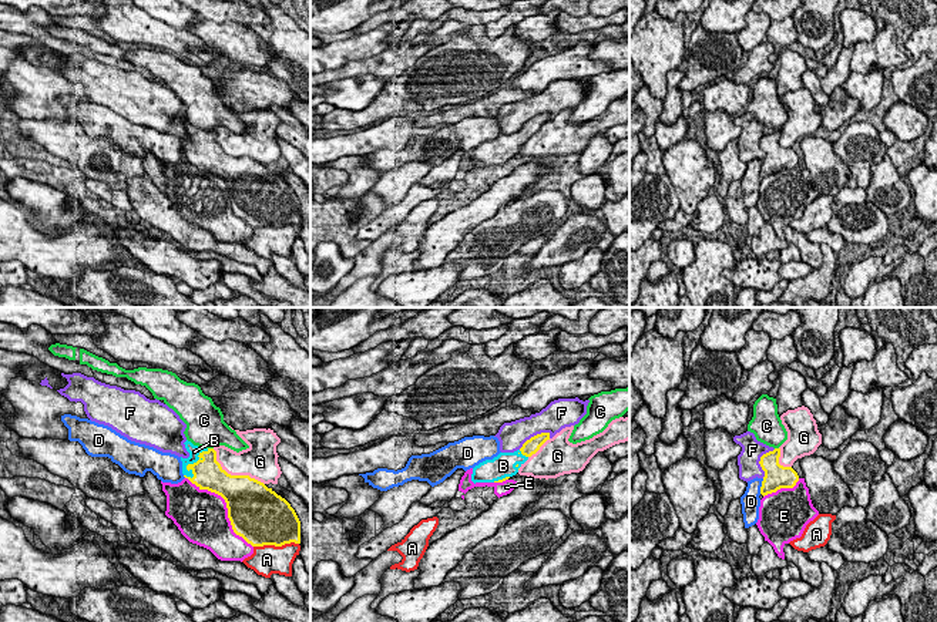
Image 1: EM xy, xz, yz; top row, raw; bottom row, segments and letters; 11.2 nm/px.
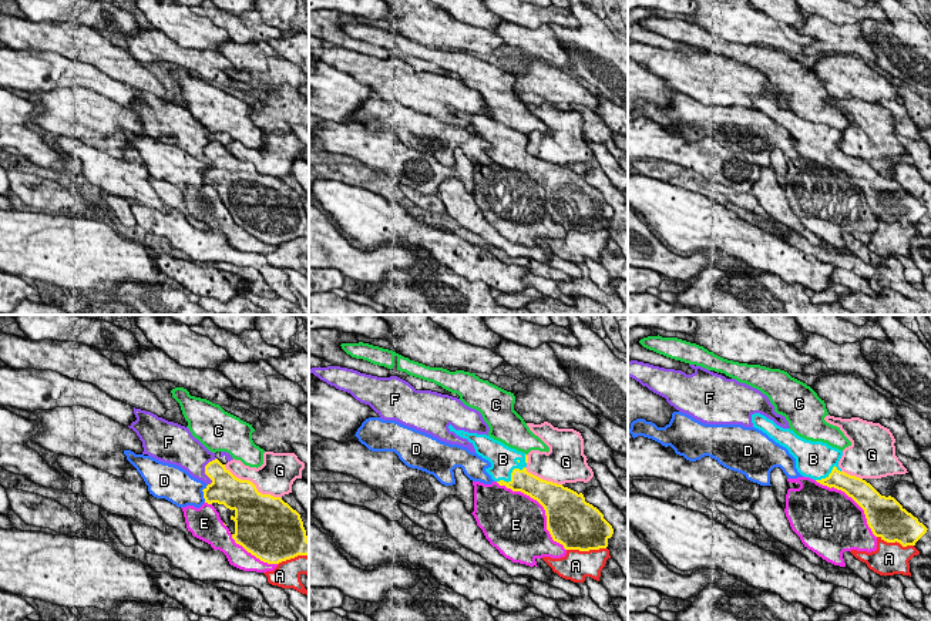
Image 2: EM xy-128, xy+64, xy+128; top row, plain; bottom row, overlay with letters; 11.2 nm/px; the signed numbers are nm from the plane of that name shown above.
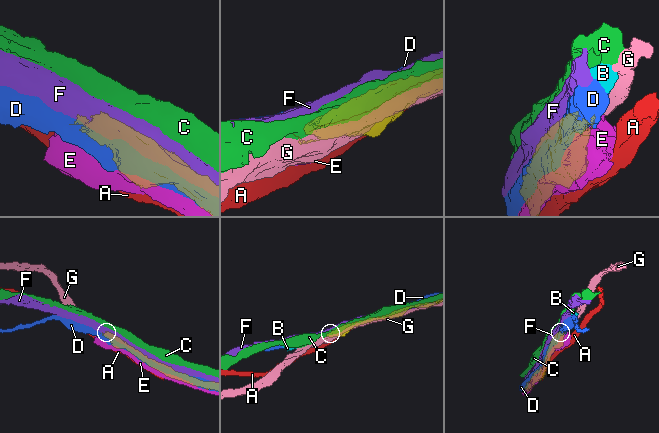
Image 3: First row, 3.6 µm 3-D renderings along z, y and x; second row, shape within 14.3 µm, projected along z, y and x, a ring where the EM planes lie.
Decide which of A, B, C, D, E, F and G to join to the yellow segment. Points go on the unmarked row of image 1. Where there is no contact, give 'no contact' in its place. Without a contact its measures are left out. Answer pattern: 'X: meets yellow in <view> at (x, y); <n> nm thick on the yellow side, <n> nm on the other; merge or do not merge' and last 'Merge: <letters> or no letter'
A: meets yellow in xy at (275, 227); 480 nm thick on the yellow side, 340 nm on the other; do not merge
B: meets yellow in xy at (188, 145); 320 nm thick on the yellow side, 130 nm on the other; merge
C: meets yellow in xy at (211, 130); 300 nm thick on the yellow side, 440 nm on the other; do not merge
D: meets yellow in yz at (762, 167); 280 nm thick on the yellow side, 220 nm on the other; do not merge
E: meets yellow in xy at (227, 187); 500 nm thick on the yellow side, 480 nm on the other; do not merge
F: meets yellow in xz at (534, 117); 170 nm thick on the yellow side, 300 nm on the other; do not merge
G: meets yellow in xy at (234, 157); 420 nm thick on the yellow side, 320 nm on the other; do not merge
Merge: B

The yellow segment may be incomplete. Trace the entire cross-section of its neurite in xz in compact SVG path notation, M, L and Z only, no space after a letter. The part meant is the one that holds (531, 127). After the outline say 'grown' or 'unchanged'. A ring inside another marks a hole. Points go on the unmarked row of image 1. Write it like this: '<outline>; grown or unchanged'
M541 114L527 121L514 134L500 134L493 141L486 141L473 149L471 162L476 164L503 164L515 157L520 148L535 135L540 128L550 121L550 114Z; grown

